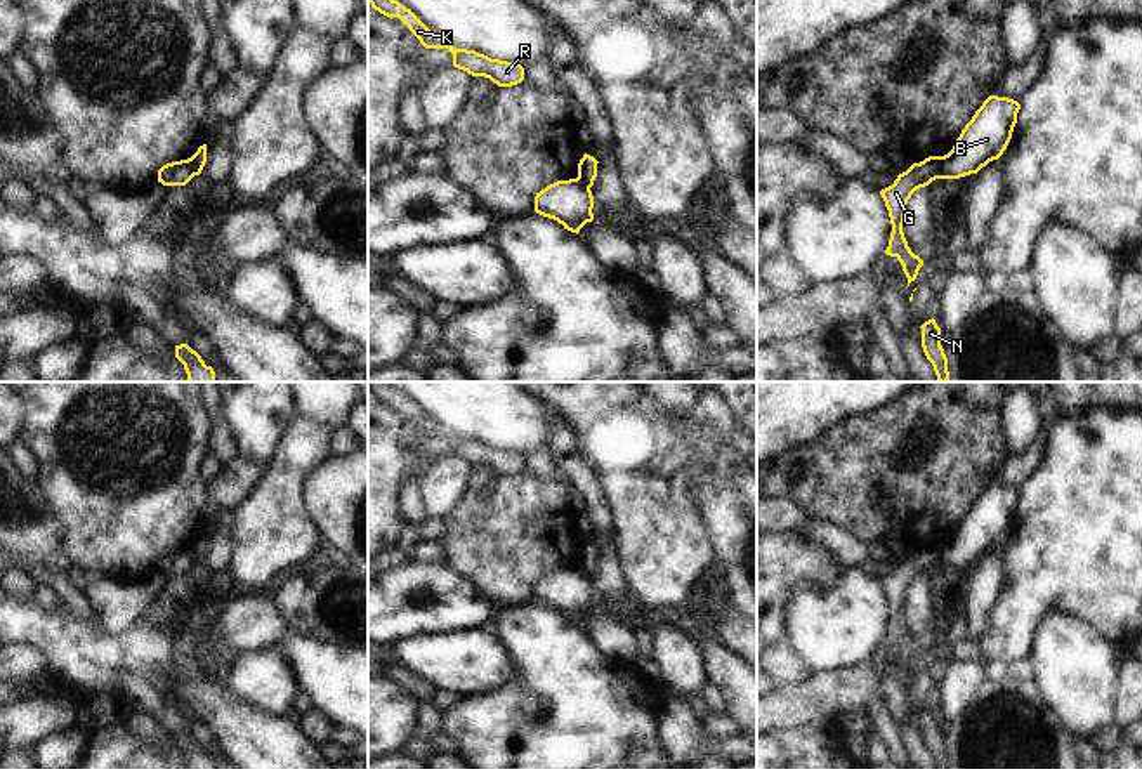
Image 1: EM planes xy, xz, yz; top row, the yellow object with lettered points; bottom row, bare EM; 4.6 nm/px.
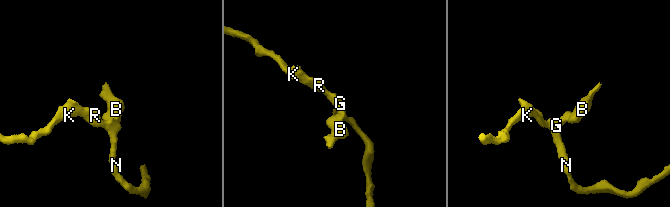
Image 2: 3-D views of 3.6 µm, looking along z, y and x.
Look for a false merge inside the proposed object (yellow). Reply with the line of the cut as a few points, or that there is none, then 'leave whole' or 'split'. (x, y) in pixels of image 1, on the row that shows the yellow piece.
yz (945, 157), (938, 177) | split

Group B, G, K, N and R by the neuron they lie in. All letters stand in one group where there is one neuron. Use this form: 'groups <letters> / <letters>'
groups B / G K N R

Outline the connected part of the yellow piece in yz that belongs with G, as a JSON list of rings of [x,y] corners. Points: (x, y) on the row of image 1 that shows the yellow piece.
[[[929,156],[920,163],[913,163],[906,172],[897,175],[892,186],[880,191],[892,224],[885,253],[896,257],[901,262],[908,278],[908,286],[916,279],[923,260],[911,252],[902,233],[906,203],[916,189],[925,187],[932,181],[939,179],[942,163],[944,156]]]

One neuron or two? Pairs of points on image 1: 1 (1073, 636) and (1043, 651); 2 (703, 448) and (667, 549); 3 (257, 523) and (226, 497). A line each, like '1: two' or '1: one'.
1: one
2: one
3: two

